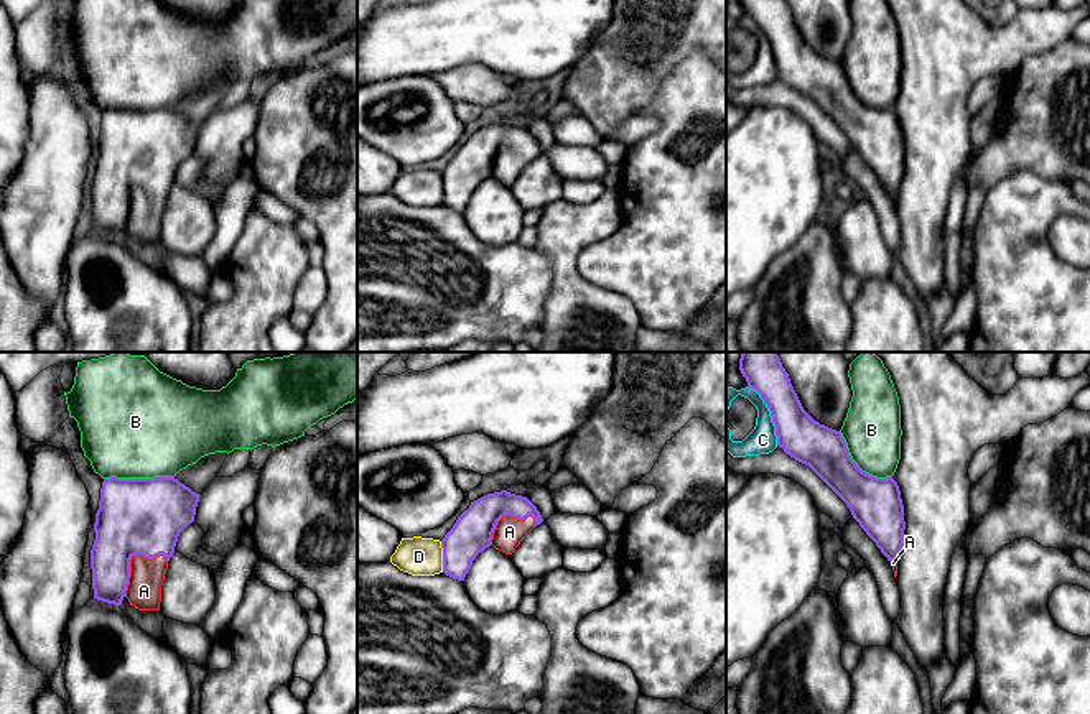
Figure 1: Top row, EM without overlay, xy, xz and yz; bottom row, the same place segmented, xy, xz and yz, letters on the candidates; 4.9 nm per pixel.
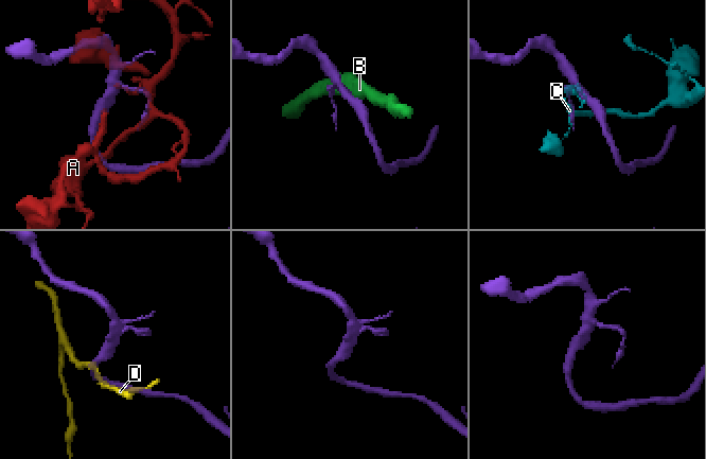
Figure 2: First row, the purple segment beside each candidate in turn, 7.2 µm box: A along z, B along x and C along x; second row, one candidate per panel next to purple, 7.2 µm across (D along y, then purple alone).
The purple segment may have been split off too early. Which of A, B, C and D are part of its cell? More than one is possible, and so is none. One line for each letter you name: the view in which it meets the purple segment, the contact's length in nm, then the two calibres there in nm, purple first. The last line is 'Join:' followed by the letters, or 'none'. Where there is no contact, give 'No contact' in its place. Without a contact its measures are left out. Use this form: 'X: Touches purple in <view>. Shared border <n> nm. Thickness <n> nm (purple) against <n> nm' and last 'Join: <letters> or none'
A: Touches purple in xy. Shared border 280 nm. Thickness 380 nm (purple) against 170 nm
Join: A

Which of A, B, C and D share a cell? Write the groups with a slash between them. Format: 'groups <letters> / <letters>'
groups A / B / C / D

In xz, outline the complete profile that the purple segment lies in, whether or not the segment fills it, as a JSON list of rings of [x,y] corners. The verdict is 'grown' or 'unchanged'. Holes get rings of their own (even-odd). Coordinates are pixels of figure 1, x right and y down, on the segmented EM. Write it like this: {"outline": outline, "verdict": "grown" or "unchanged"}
{"outline": [[[507,490],[471,502],[441,540],[443,573],[464,581],[481,551],[492,545],[496,549],[512,554],[542,522],[540,512],[527,497]]], "verdict": "grown"}

